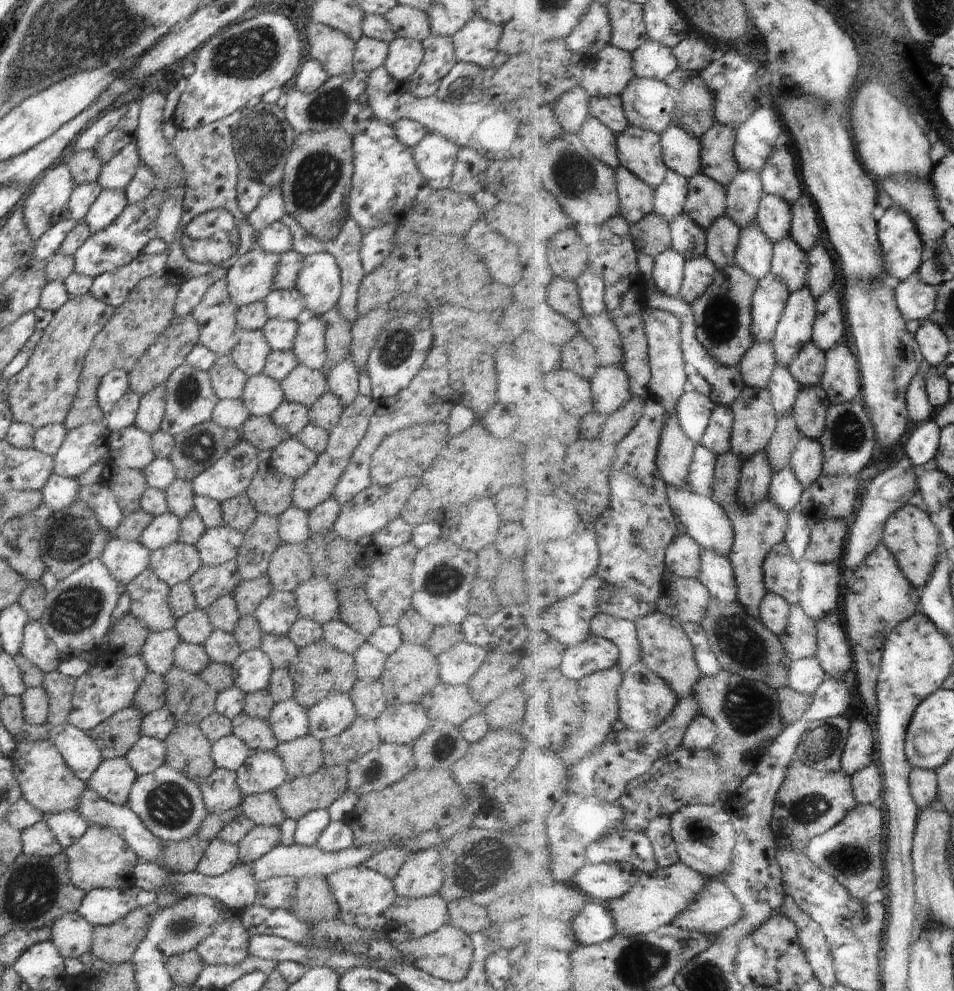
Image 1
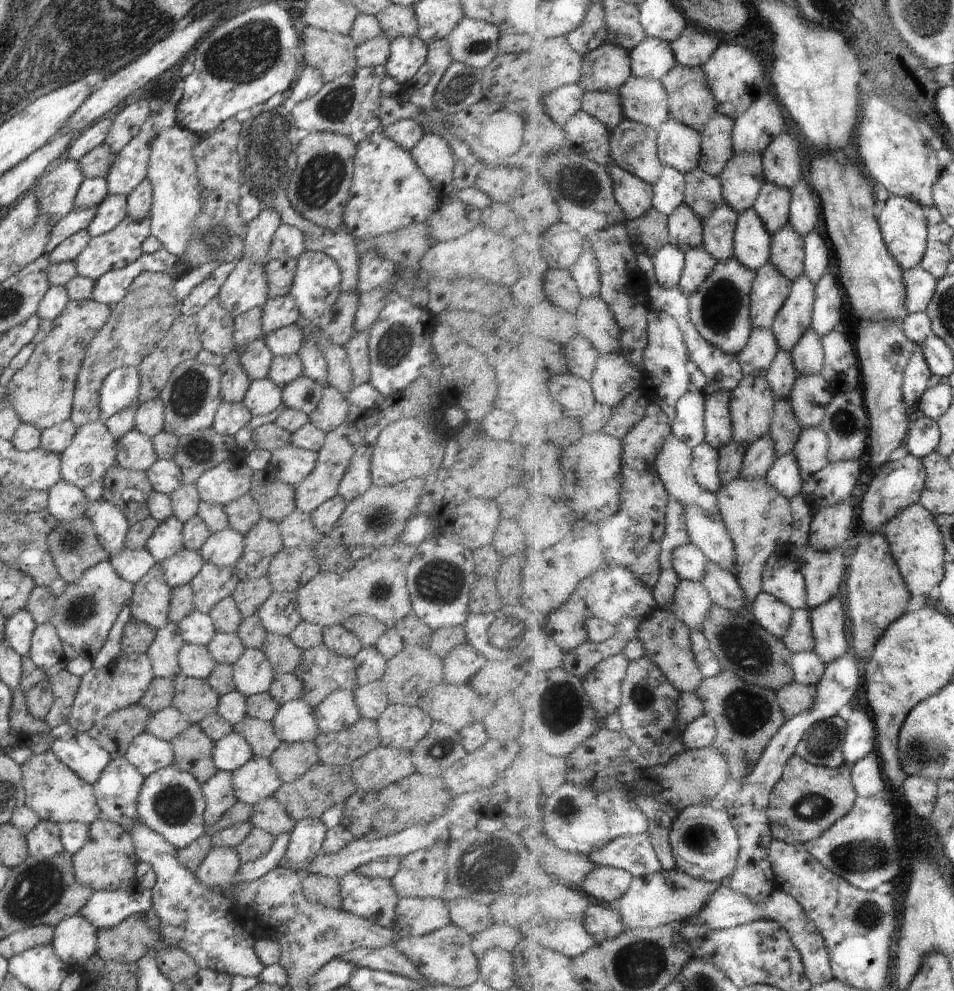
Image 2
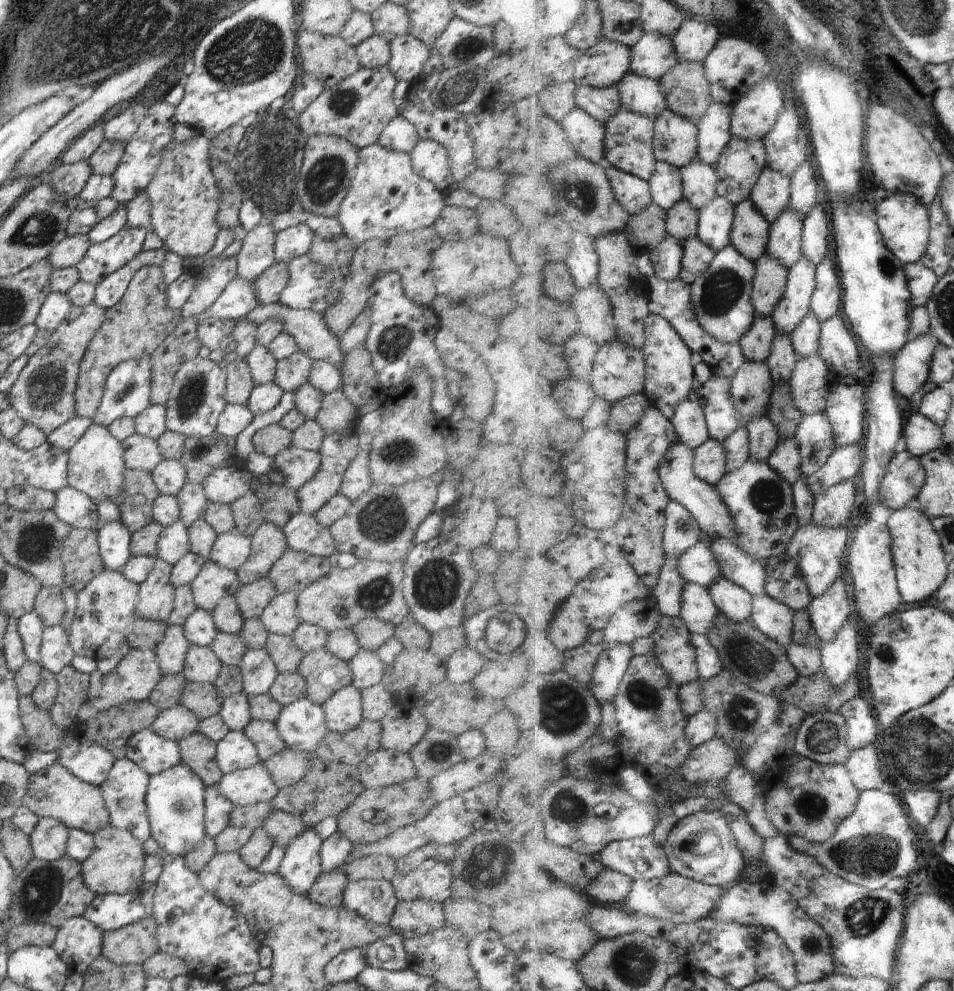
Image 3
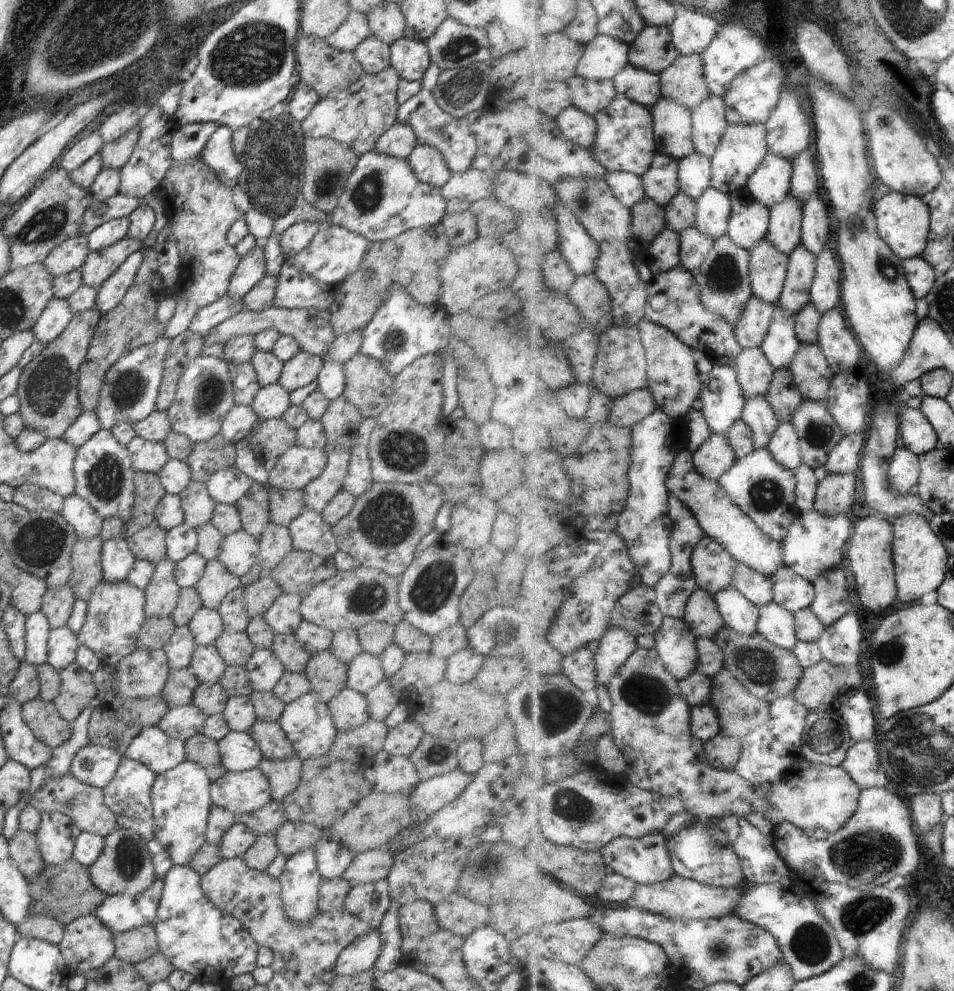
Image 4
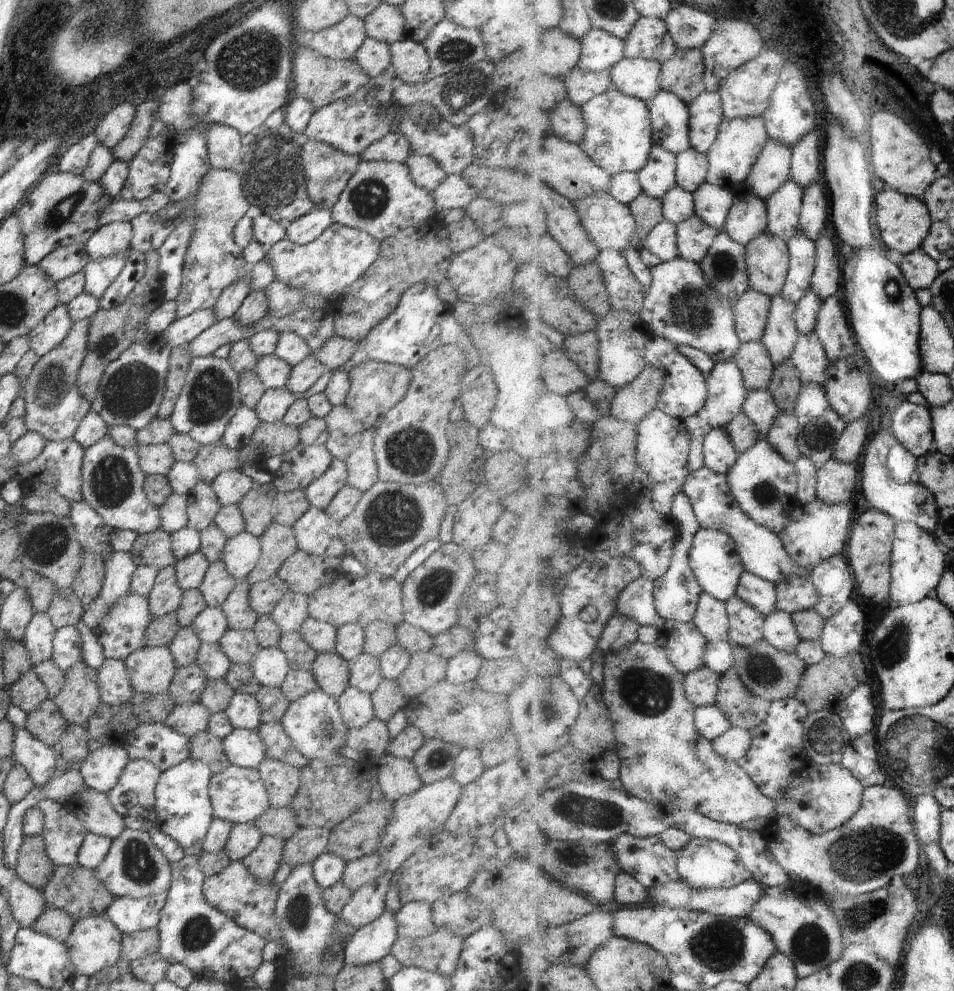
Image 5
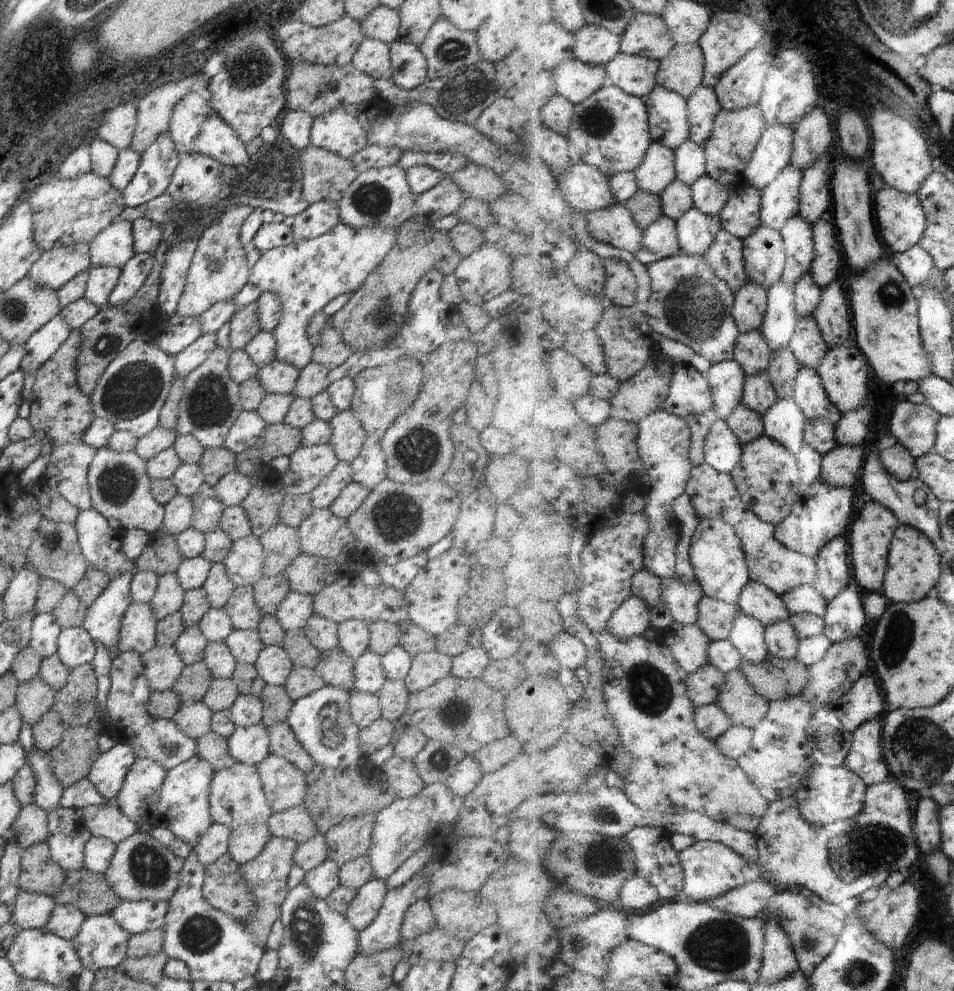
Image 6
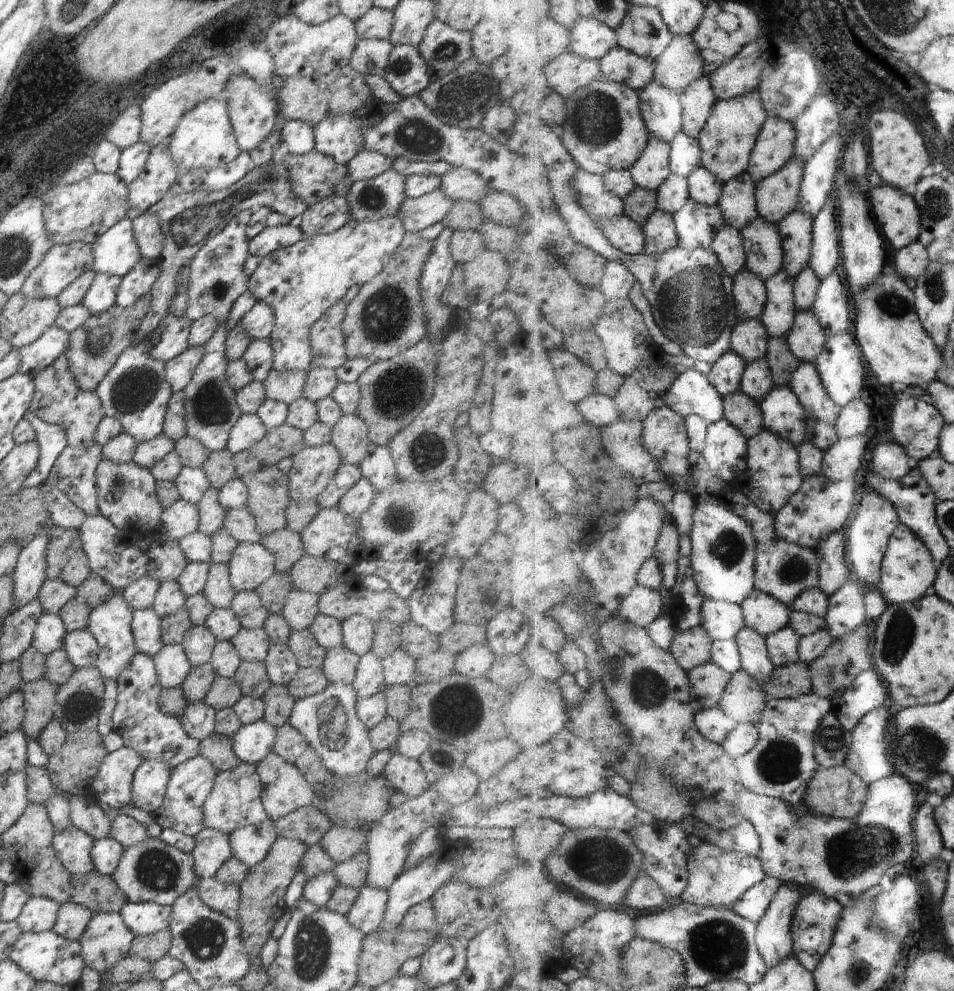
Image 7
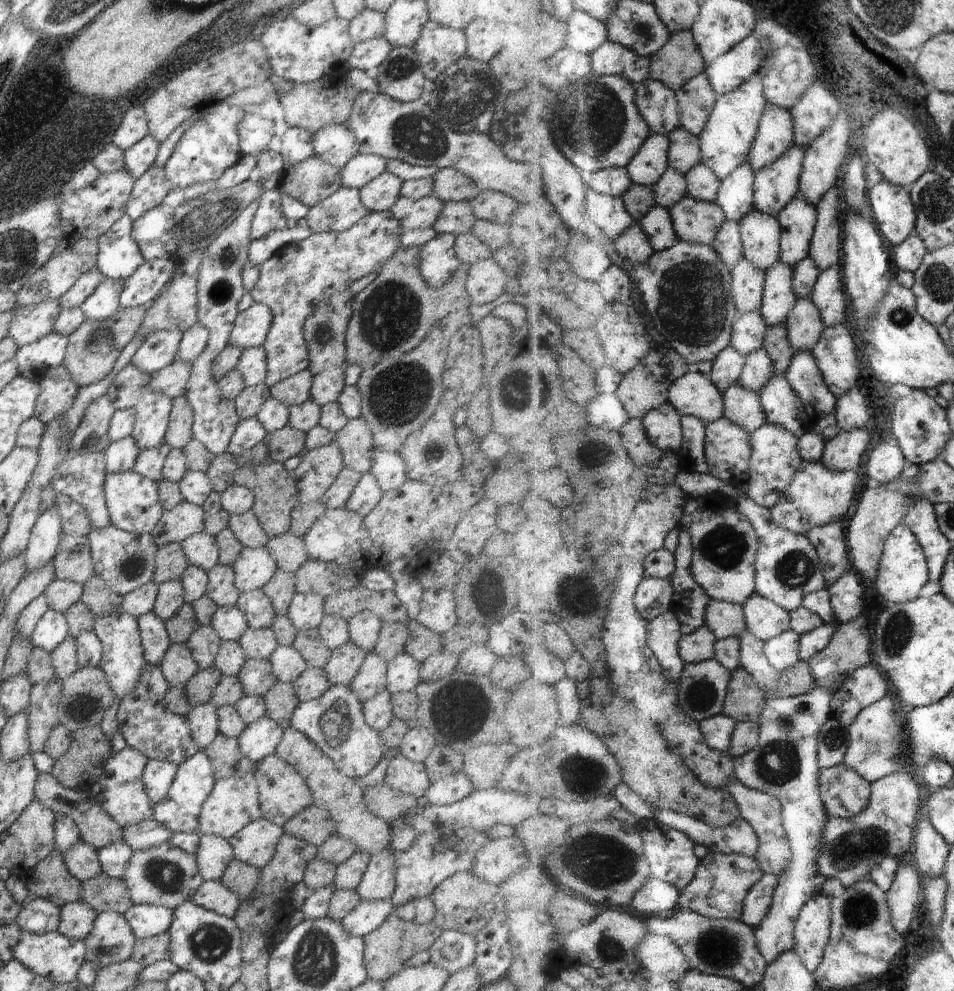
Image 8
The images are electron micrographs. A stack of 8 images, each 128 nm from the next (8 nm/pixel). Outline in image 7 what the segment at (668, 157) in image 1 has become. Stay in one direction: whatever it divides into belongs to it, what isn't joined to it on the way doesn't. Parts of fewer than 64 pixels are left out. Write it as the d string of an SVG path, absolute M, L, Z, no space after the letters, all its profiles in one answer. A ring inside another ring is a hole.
M655 81L640 92L643 115L652 133L671 143L685 132L684 105L679 93Z

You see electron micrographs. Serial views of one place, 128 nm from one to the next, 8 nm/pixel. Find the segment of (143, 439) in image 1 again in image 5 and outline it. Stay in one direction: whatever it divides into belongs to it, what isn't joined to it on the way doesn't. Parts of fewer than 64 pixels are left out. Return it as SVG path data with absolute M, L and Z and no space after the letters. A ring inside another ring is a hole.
M168 443L159 445L140 445L137 452L141 471L147 475L167 476L170 467L176 462Z

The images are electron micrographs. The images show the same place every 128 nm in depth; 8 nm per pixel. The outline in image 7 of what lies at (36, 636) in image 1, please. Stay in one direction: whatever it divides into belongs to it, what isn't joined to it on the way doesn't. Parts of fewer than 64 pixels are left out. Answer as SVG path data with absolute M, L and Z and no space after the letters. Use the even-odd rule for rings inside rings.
M87 628L67 632L63 648L76 669L94 665L99 655L97 640Z

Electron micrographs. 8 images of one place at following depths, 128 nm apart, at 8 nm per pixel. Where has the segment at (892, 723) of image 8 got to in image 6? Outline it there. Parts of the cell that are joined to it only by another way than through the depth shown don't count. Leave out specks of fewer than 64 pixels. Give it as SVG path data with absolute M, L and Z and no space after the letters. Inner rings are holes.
M880 719L864 724L854 734L854 746L848 756L846 768L852 768L852 772L863 777L868 786L891 780L887 756L882 748L884 725Z

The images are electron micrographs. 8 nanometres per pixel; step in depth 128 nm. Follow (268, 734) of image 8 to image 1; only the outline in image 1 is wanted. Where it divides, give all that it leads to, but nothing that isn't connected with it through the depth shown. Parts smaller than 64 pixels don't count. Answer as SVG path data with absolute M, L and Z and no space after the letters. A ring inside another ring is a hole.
M235 735L220 738L211 744L211 758L215 767L228 771L236 772L253 753Z

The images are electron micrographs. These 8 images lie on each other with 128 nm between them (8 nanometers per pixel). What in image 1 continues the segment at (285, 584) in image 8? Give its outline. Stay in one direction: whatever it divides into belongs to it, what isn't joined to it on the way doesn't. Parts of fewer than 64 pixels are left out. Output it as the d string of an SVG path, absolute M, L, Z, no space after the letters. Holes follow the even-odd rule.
M267 575L252 580L241 580L233 591L238 613L241 616L253 616L260 602L273 592L271 580Z

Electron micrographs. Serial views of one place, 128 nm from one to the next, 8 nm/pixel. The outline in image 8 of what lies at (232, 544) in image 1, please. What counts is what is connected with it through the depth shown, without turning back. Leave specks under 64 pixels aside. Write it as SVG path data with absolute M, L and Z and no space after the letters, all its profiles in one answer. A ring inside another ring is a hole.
M243 547L233 564L234 586L239 592L261 589L277 571L276 561L264 547Z

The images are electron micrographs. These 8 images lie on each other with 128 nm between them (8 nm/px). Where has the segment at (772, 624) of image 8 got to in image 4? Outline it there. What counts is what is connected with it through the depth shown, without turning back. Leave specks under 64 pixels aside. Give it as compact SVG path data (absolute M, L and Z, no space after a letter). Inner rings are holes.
M741 562L741 566L742 568L739 568L735 574L733 586L759 607L774 601L775 584L773 578L755 568L750 568L746 563Z

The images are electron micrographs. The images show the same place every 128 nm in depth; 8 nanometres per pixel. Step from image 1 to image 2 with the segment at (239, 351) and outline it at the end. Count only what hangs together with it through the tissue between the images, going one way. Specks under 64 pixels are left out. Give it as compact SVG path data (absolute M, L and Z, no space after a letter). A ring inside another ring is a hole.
M218 296L214 300L210 300L200 312L195 315L197 323L197 332L202 349L209 351L212 350L216 356L226 357L230 352L236 352L240 356L240 364L242 369L246 372L246 375L250 378L250 381L256 381L257 379L268 378L268 372L272 366L272 360L274 356L272 352L267 348L264 338L260 340L254 340L252 344L244 346L244 348L236 348L236 342L234 342L234 330L235 317L226 312L220 304L218 304Z

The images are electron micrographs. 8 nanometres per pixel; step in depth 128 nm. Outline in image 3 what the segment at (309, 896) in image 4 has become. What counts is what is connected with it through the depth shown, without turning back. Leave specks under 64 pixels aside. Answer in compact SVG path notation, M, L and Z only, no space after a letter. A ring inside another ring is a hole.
M307 828L285 848L285 856L278 874L298 896L308 898L310 888L322 874L319 854L322 842L313 829Z

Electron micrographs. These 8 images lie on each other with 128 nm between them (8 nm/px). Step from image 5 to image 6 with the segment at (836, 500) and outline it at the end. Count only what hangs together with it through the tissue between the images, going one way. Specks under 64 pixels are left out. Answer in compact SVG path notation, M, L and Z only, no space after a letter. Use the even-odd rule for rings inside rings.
M839 445L824 457L821 480L832 486L852 488L858 482L858 472L864 468L864 460L864 446Z

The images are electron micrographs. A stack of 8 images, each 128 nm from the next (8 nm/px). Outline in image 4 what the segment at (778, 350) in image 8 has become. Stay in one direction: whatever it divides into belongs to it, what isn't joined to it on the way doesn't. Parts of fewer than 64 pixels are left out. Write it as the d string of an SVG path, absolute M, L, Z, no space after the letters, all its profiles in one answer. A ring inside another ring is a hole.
M792 369L776 371L775 380L766 397L775 408L782 423L793 423L799 408L803 406L805 401L799 391Z

